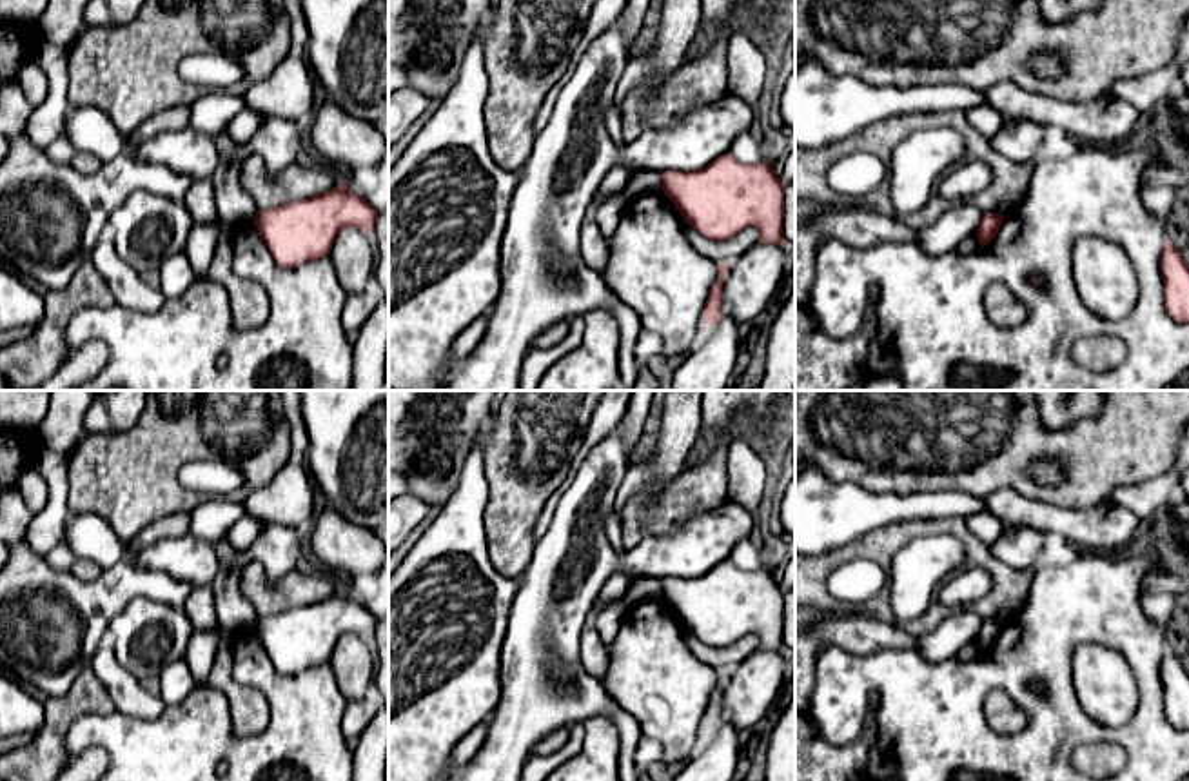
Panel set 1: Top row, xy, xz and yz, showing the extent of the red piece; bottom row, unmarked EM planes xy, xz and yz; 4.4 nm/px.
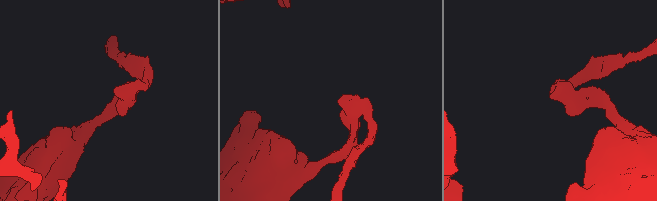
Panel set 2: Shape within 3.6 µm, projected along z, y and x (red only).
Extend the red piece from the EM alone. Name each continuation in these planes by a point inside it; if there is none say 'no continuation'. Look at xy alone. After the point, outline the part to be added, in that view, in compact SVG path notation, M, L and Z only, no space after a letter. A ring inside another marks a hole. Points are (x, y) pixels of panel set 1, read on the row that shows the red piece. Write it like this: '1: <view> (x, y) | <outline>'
no continuation

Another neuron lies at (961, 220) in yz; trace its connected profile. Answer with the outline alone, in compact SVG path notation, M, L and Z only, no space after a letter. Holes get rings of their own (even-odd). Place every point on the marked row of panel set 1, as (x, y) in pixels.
M969 200L953 202L933 225L919 231L915 243L929 254L958 251L960 243L977 232L982 216L984 211Z

